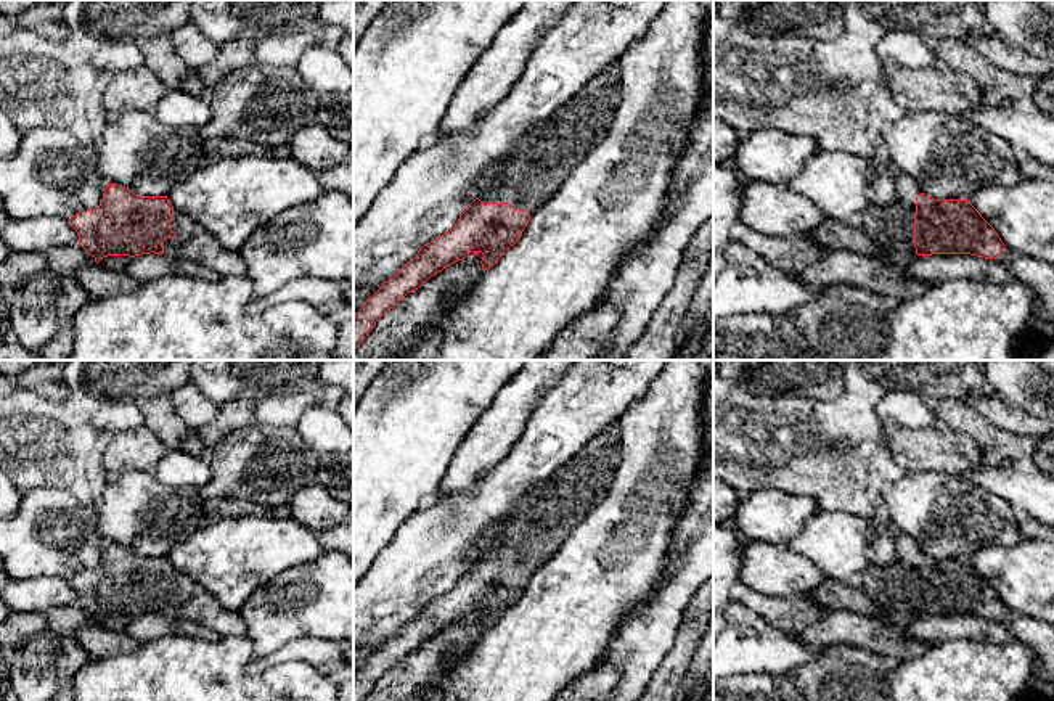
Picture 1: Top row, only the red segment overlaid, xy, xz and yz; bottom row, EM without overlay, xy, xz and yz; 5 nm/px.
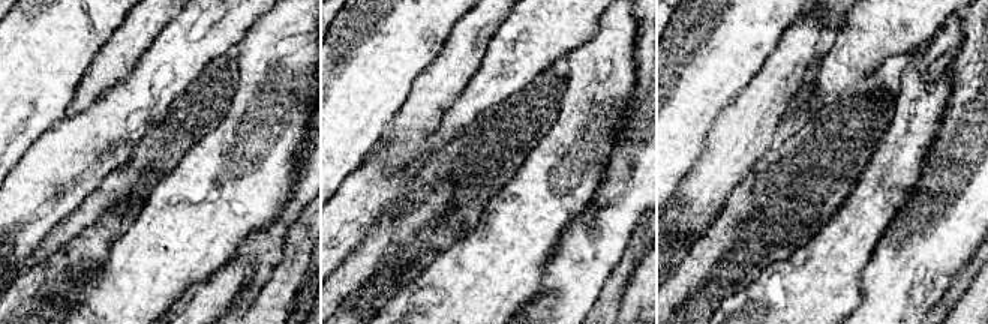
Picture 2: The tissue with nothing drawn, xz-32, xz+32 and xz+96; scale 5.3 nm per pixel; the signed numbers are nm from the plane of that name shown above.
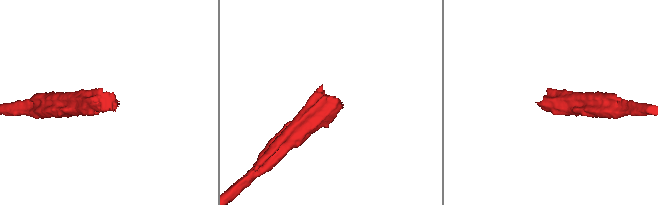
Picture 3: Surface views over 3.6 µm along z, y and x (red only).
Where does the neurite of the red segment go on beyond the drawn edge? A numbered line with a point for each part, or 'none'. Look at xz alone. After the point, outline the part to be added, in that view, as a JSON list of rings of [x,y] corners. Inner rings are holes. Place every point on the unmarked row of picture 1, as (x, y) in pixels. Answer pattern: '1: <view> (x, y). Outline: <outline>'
1: xz (531, 536). Outline: [[[615,423],[530,492],[519,510],[505,519],[503,531],[487,537],[479,560],[509,563],[532,576],[606,497],[620,457]]]

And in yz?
1: yz (890, 586). Outline: [[[895,529],[893,560],[871,564],[861,572],[861,590],[895,619],[916,616],[914,574],[916,556],[921,553],[911,535]]]

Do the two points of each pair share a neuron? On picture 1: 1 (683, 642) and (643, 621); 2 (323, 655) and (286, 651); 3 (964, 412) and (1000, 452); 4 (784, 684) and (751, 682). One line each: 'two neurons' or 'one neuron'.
1: two neurons
2: one neuron
3: one neuron
4: one neuron

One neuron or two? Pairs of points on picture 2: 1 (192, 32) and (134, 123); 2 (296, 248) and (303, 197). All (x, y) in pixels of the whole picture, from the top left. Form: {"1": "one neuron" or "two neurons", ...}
{"1": "one neuron", "2": "two neurons"}

